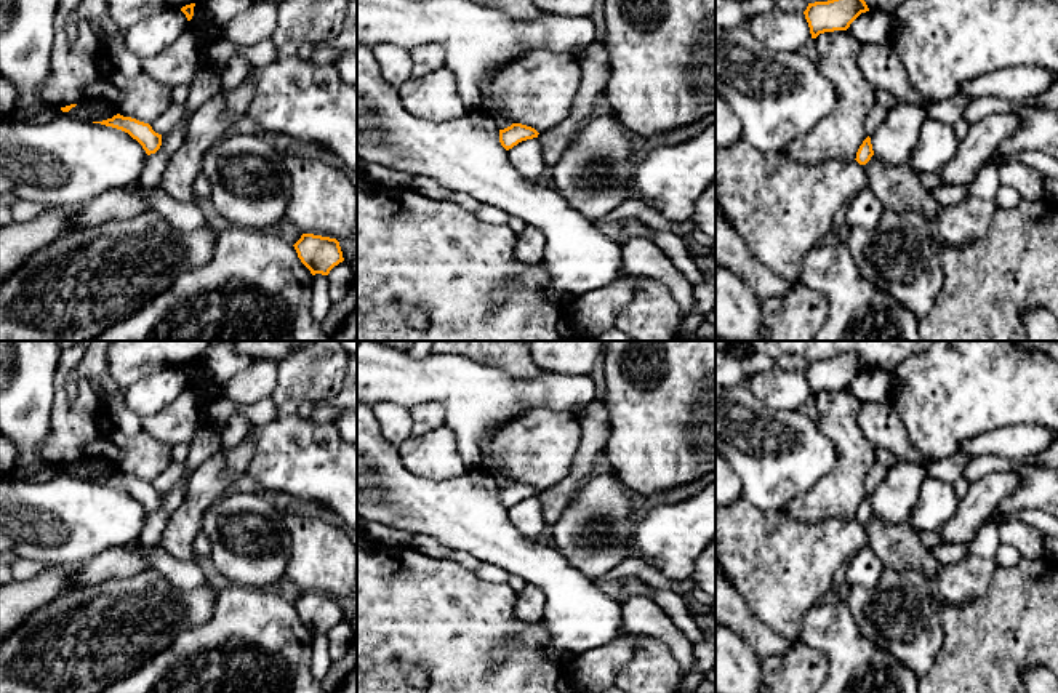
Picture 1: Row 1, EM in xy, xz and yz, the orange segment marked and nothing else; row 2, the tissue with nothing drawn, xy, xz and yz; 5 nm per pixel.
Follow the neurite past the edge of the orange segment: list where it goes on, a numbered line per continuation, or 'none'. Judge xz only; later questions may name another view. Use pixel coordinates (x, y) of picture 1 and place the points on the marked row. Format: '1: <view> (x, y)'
none

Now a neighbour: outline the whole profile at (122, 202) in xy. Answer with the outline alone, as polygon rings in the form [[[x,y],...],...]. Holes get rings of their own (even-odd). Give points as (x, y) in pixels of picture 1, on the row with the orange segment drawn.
[[[136,186],[115,187],[78,205],[72,216],[72,230],[104,224],[112,219],[133,219],[147,211],[147,202]]]

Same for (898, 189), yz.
[[[874,154],[864,166],[868,174],[866,187],[884,210],[895,213],[914,211],[930,221],[936,219],[943,205],[922,186],[908,162],[885,163]]]

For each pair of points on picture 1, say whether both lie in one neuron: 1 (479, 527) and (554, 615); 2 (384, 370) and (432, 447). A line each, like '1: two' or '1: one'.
1: one
2: two

